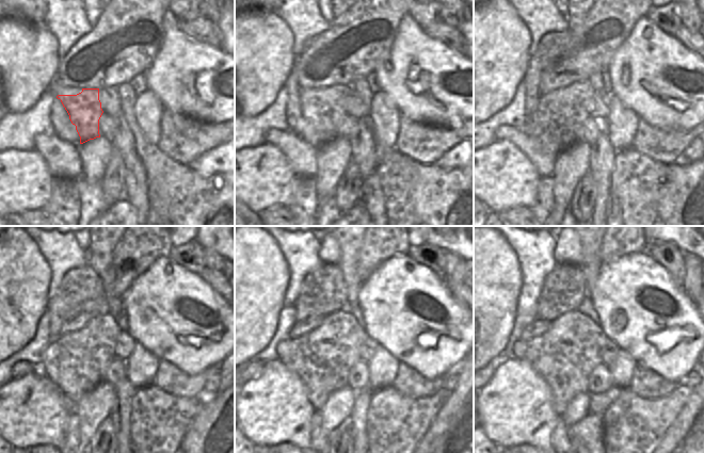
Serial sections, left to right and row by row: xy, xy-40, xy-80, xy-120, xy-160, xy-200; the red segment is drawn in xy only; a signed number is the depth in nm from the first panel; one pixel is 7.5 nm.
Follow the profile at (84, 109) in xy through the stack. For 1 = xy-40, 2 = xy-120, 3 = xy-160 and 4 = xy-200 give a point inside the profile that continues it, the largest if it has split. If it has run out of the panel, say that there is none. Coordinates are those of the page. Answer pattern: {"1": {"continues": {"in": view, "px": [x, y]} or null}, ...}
{"1": {"continues": {"in": "xy-40", "px": [322, 113]}}, "2": {"continues": {"in": "xy-120", "px": [76, 362]}}, "3": {"continues": {"in": "xy-160", "px": [322, 358]}}, "4": {"continues": {"in": "xy-200", "px": [565, 354]}}}

